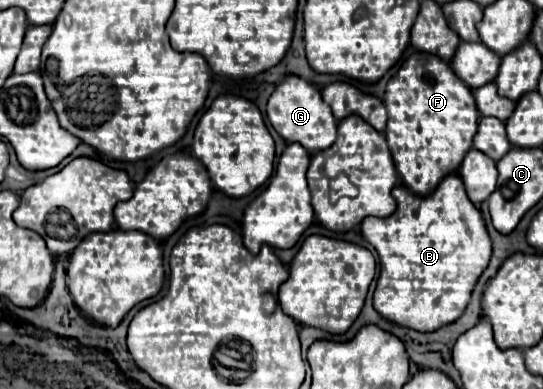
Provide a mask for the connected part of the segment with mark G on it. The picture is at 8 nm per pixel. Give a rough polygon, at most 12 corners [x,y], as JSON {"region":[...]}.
{"region":[[286,76],[266,116],[286,142],[308,152],[336,140],[320,90]]}

